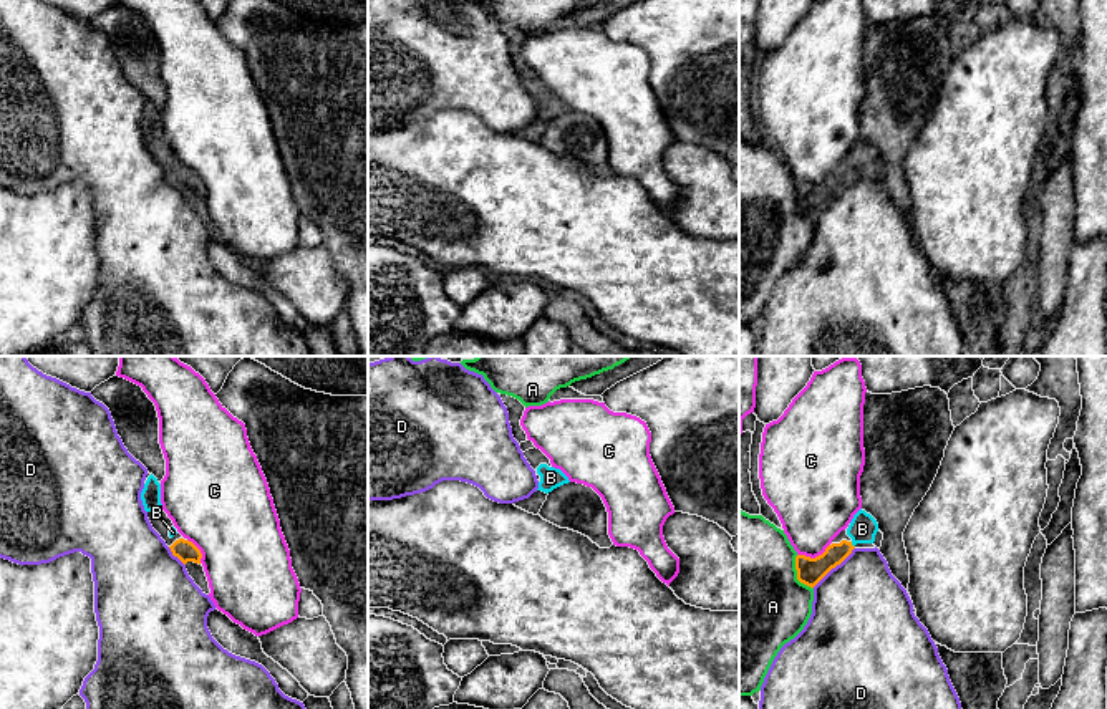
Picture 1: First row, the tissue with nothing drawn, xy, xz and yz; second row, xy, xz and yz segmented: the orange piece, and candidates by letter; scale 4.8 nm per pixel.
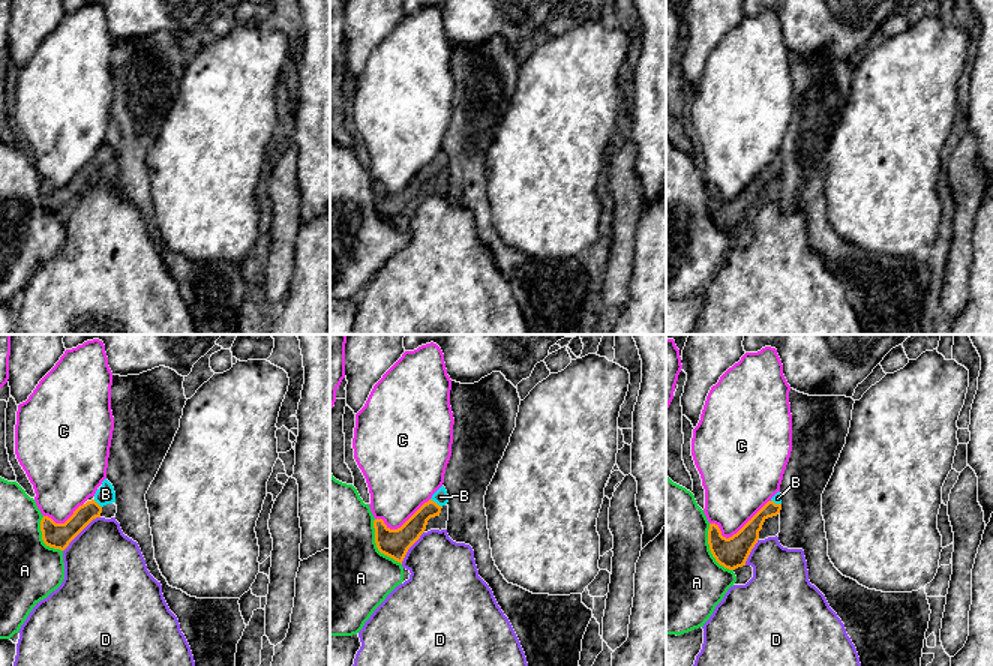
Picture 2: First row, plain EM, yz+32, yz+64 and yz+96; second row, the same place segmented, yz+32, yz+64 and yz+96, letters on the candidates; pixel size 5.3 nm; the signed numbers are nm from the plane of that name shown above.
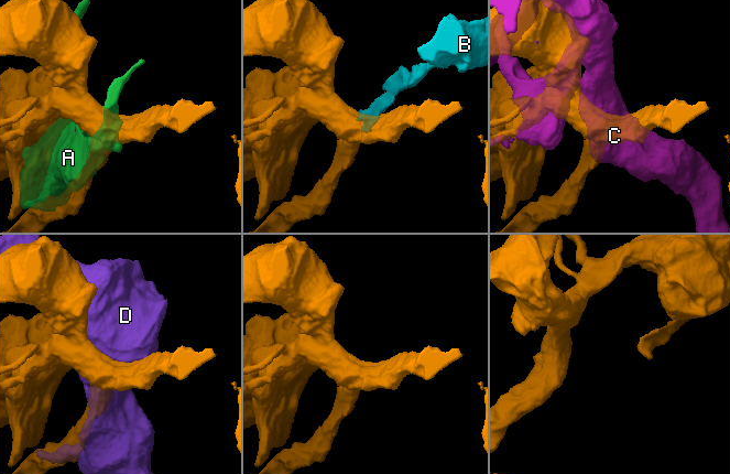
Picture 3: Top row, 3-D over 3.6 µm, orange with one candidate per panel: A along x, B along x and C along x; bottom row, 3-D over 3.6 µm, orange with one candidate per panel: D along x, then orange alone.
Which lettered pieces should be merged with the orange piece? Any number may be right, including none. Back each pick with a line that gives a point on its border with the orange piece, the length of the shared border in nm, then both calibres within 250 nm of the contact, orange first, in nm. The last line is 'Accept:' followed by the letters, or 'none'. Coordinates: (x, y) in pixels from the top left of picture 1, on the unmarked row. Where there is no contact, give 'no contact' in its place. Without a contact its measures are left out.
Accept: none

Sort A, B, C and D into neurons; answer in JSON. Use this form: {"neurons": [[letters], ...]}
{"neurons": [["A"], ["B"], ["C"], ["D"]]}

